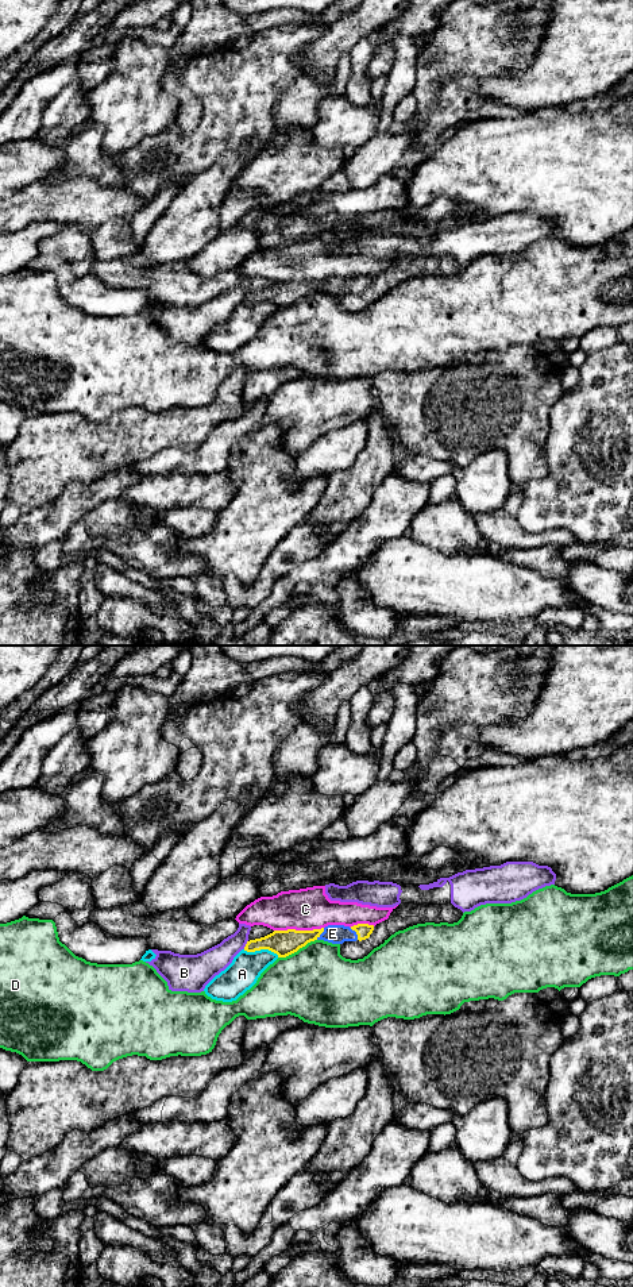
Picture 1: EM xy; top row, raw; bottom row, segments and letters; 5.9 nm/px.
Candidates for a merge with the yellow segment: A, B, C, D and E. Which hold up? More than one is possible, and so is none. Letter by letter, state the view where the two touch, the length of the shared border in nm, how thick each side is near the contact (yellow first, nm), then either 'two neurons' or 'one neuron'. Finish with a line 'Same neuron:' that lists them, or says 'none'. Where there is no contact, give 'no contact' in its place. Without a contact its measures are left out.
A: contact in xy; length 220 nm; calibres 160 and 190 nm; two neurons
B: contact in xy; length 60 nm; calibres 160 and 160 nm; two neurons
C: contact in xy; length 300 nm; calibres 160 and 260 nm; two neurons
D: contact in xy; length 260 nm; calibres 160 and 460 nm; two neurons
E: contact in xy; length 90 nm; calibres 160 and 110 nm; one neuron
Same neuron: E

